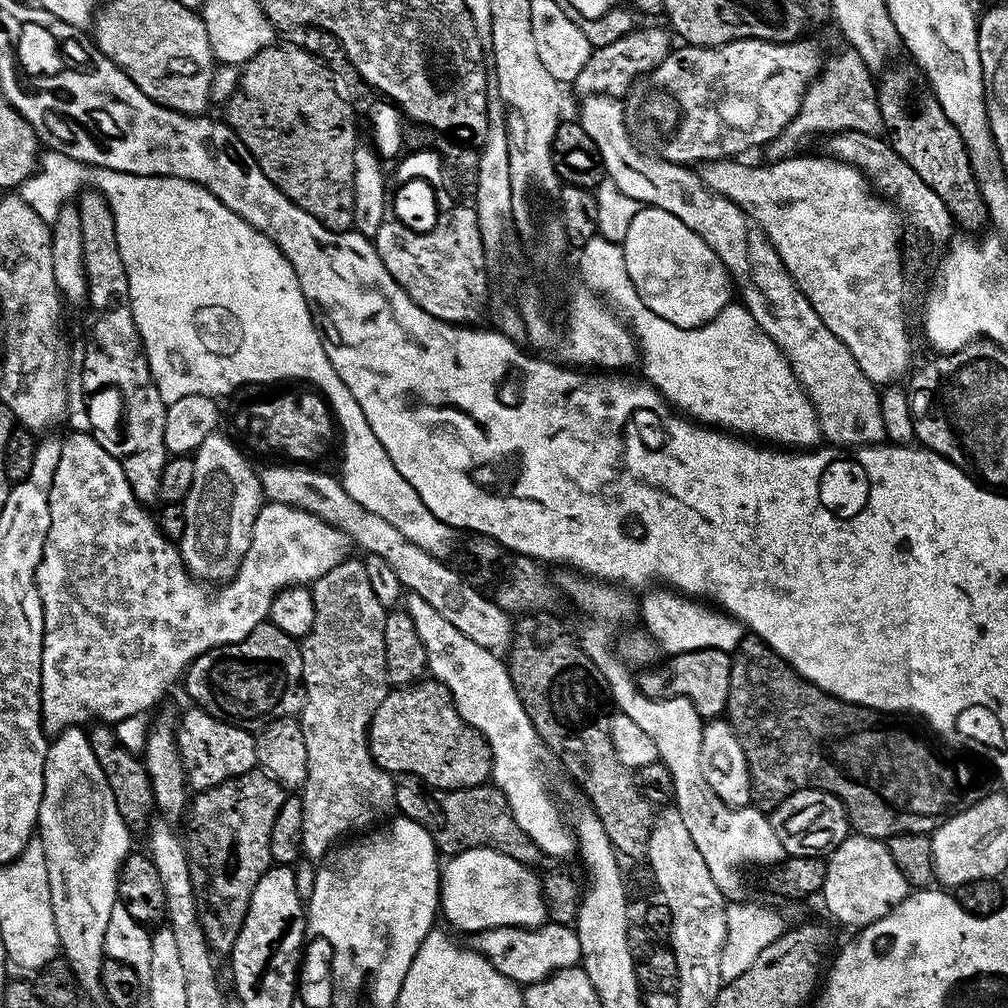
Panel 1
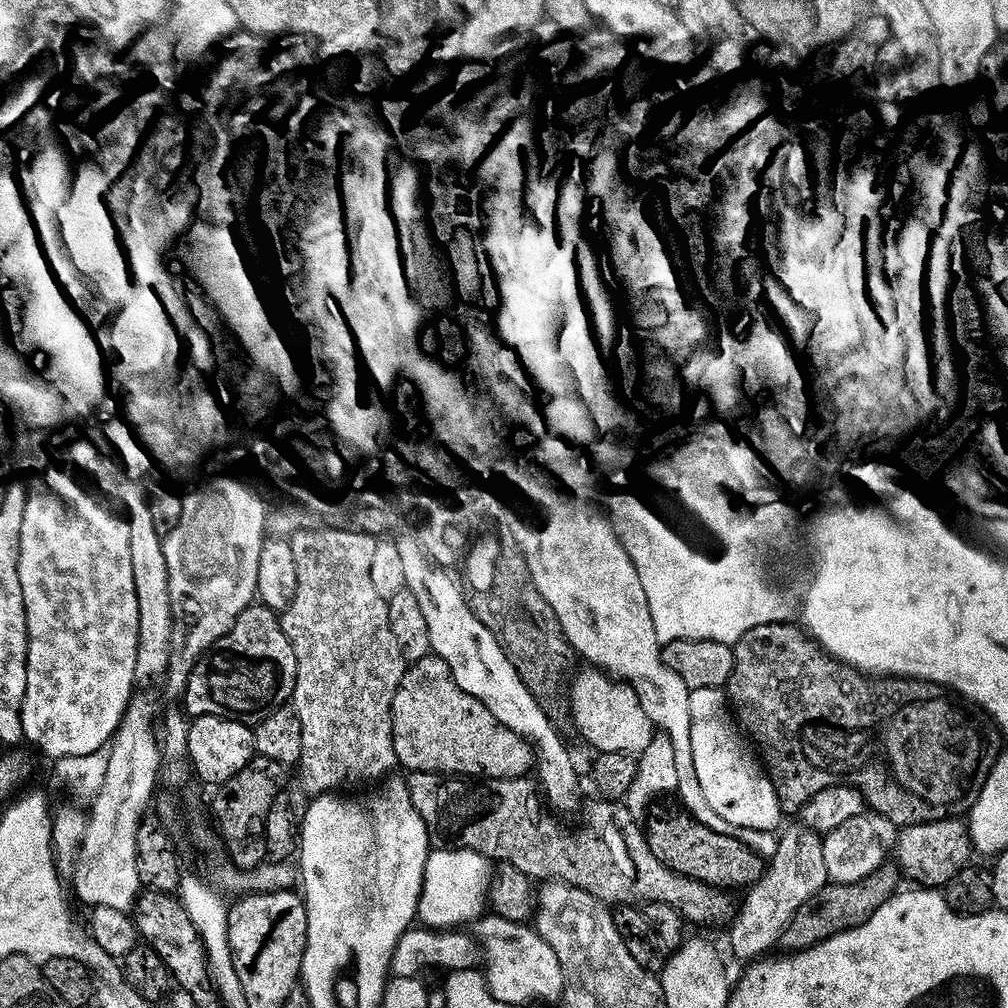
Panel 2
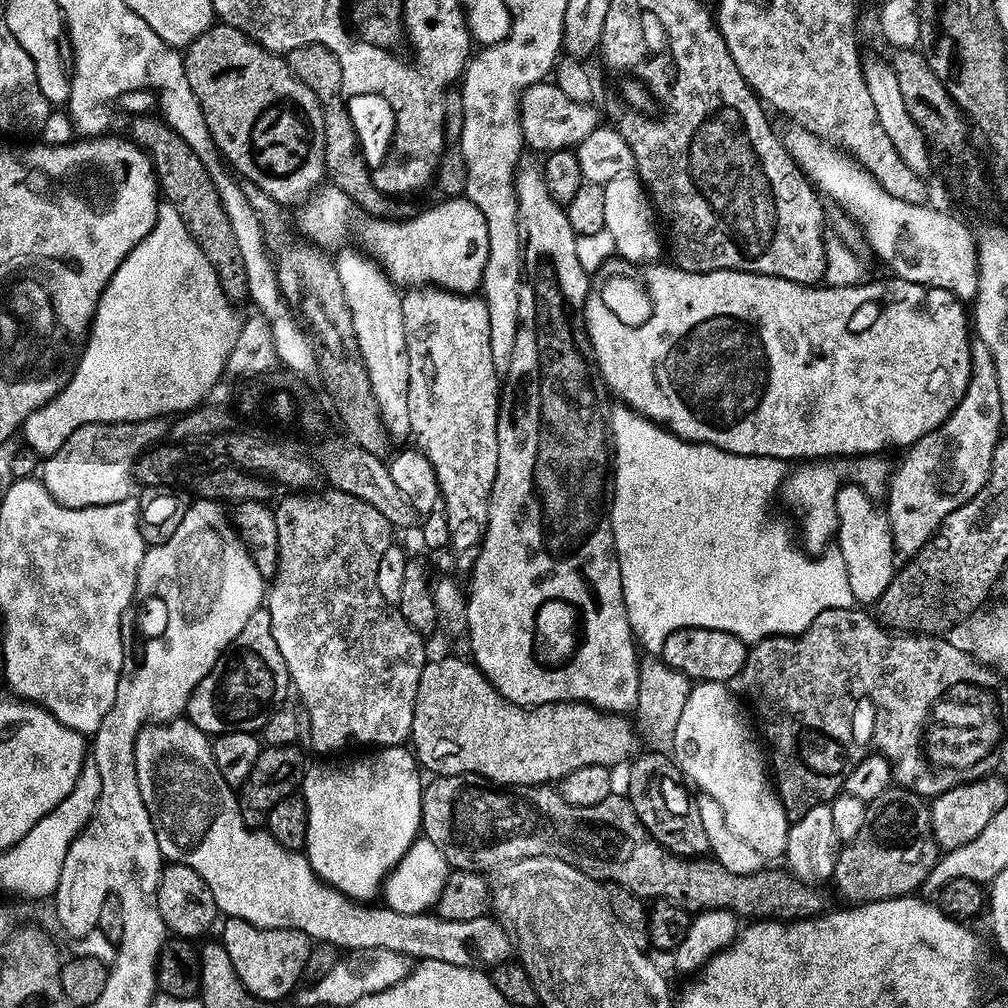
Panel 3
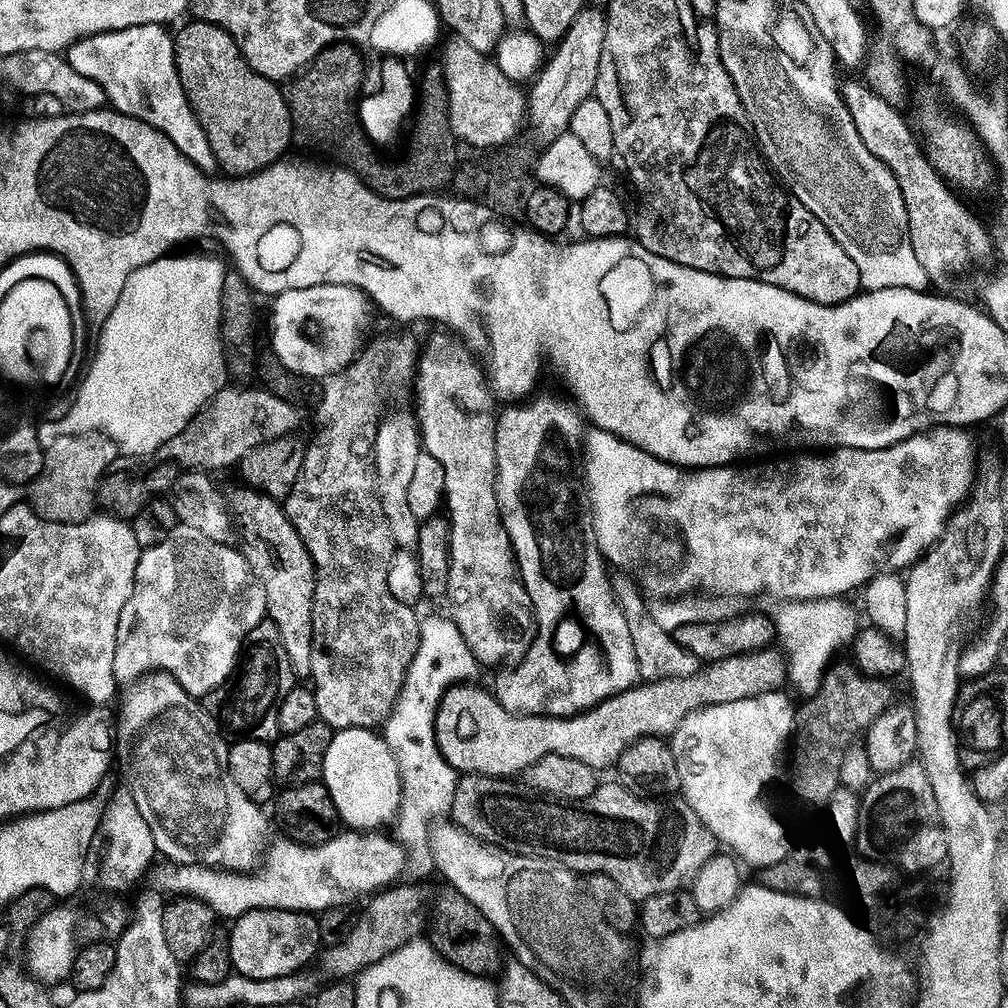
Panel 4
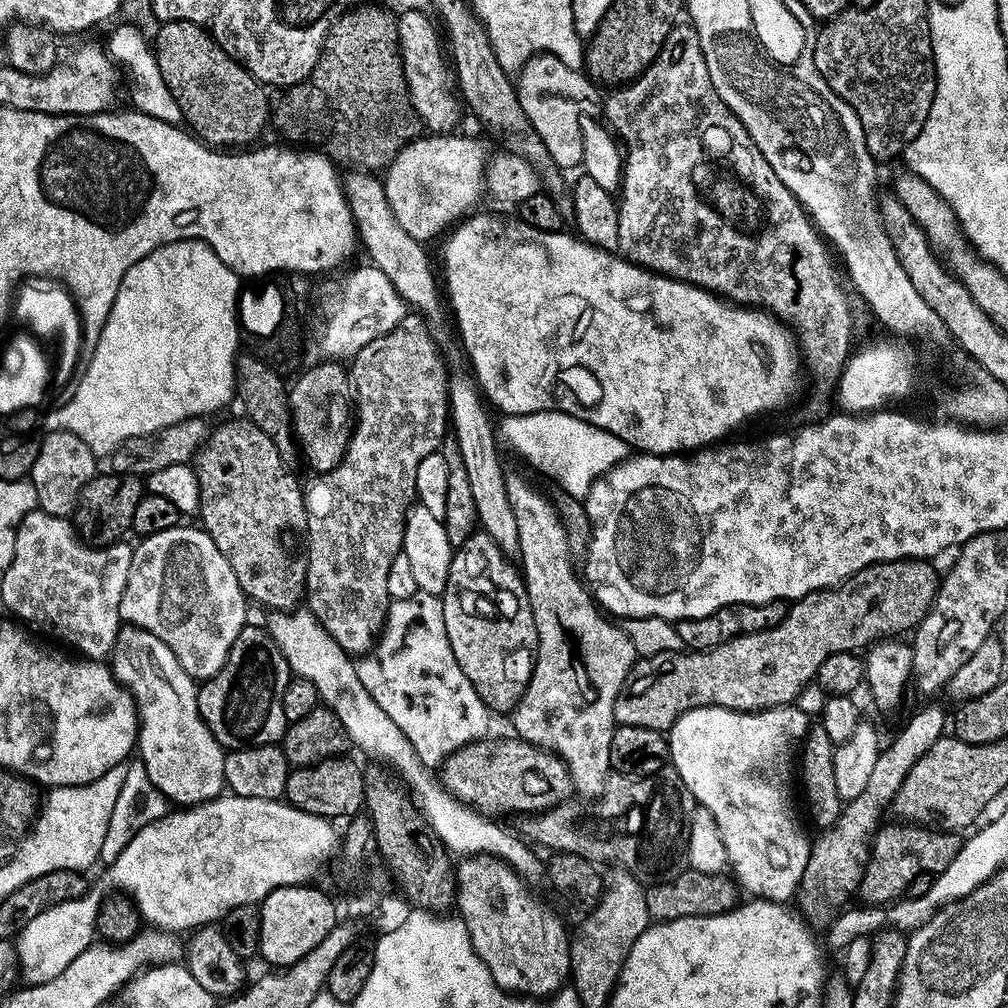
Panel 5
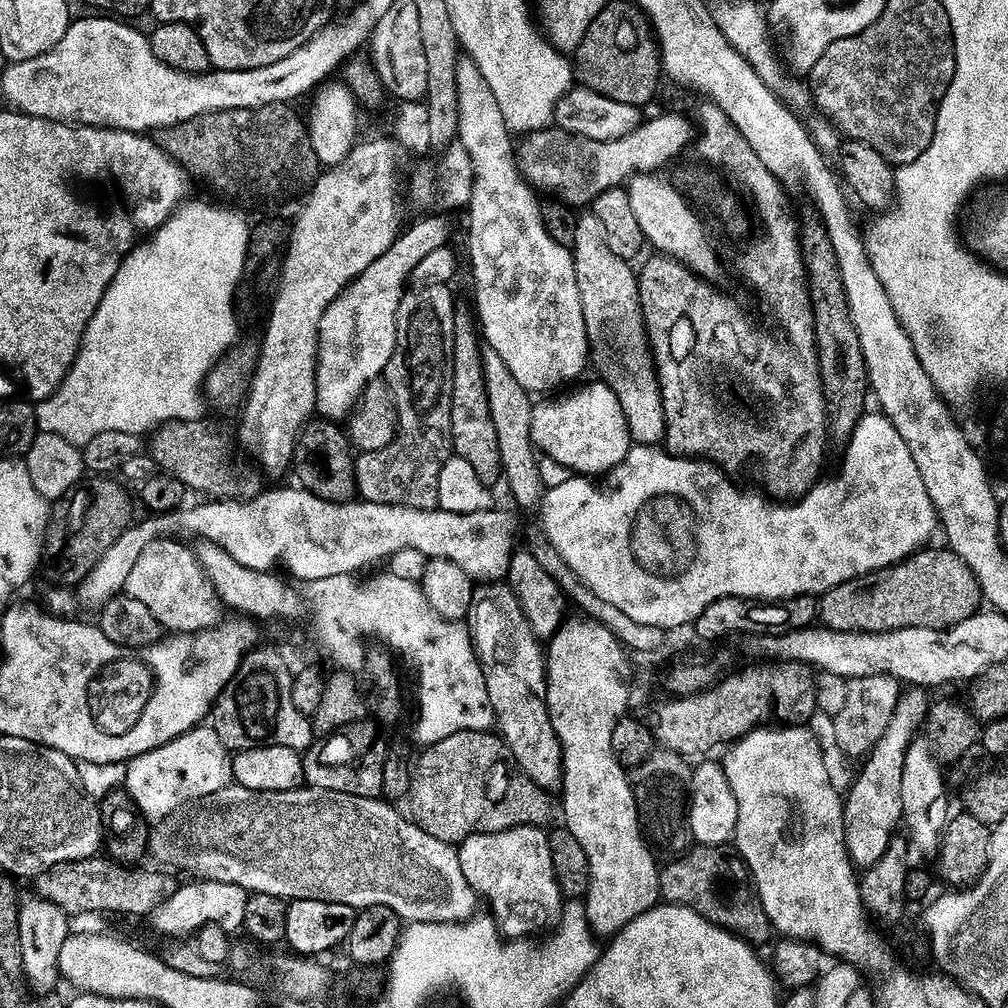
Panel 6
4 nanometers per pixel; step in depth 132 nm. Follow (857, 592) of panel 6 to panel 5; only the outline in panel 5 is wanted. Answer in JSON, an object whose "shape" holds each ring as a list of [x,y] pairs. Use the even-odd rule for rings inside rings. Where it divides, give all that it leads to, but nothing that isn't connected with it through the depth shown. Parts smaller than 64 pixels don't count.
{"shape":[[[893,560],[886,563],[872,564],[863,568],[854,575],[848,577],[843,583],[835,588],[824,589],[822,591],[812,591],[808,595],[804,595],[802,599],[793,601],[789,605],[786,618],[782,620],[776,627],[768,628],[766,631],[746,632],[742,635],[732,636],[728,640],[715,643],[710,650],[696,652],[700,650],[683,650],[681,652],[668,651],[652,656],[639,657],[632,664],[630,674],[627,676],[627,682],[615,699],[614,716],[617,725],[644,726],[646,729],[658,730],[659,732],[671,731],[674,722],[682,714],[694,708],[718,707],[726,709],[734,709],[735,712],[764,712],[774,708],[789,707],[807,686],[808,682],[812,682],[822,666],[822,662],[826,658],[833,657],[838,653],[855,653],[856,648],[865,649],[877,640],[899,635],[898,632],[911,631],[915,629],[922,619],[929,613],[934,599],[937,595],[937,589],[940,583],[940,574],[937,574],[935,568],[931,565],[931,561],[925,560]]]}

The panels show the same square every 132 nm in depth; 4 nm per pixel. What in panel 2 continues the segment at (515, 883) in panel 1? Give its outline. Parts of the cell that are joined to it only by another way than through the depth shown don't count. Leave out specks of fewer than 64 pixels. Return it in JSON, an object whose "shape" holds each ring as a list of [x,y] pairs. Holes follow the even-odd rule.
{"shape":[[[432,848],[426,858],[424,881],[416,907],[419,923],[437,930],[471,925],[485,911],[489,899],[494,872],[488,868],[491,868],[489,860],[477,852],[465,848]]]}

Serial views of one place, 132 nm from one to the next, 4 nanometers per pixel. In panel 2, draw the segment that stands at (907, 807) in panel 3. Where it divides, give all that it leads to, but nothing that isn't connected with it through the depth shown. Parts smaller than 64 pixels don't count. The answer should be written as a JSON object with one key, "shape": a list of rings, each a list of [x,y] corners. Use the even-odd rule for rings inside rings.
{"shape":[[[885,862],[878,870],[874,870],[874,874],[853,884],[827,883],[794,914],[792,921],[786,925],[780,936],[779,947],[788,952],[801,952],[803,948],[812,948],[842,930],[850,930],[854,926],[864,924],[866,918],[870,918],[870,914],[874,914],[874,910],[882,906],[882,902],[896,895],[898,891],[896,883],[899,880],[902,880],[902,876],[897,865]]]}

